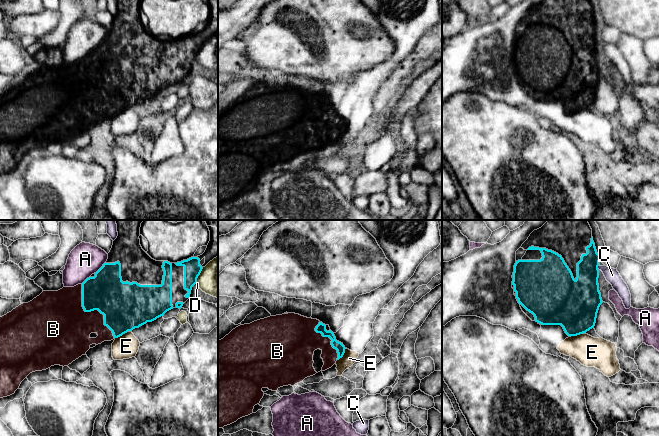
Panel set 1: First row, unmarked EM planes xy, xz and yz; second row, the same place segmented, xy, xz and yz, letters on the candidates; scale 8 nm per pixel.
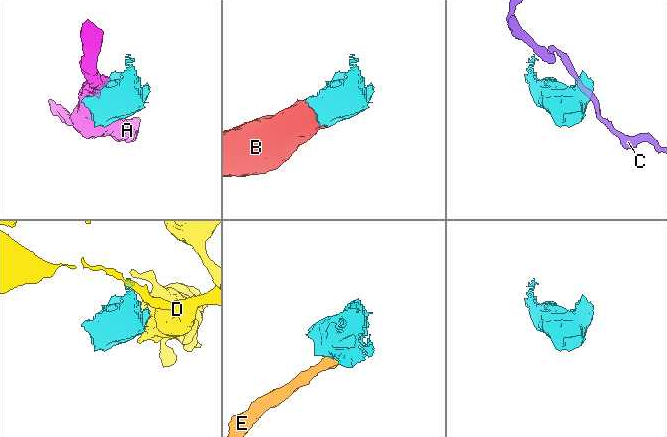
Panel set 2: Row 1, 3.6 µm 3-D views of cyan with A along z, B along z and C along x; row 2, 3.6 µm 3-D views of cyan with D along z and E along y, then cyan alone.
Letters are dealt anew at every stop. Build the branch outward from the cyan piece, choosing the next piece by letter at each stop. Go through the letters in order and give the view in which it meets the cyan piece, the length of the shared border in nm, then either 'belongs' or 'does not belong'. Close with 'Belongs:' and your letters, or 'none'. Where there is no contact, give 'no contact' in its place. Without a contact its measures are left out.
A: contact in xy; length 120 nm; does not belong
B: contact in xy; length 500 nm; belongs
C: contact in yz; length 40 nm; does not belong
D: contact in xy; length 150 nm; does not belong
E: contact in xz; length 130 nm; does not belong
Belongs: B

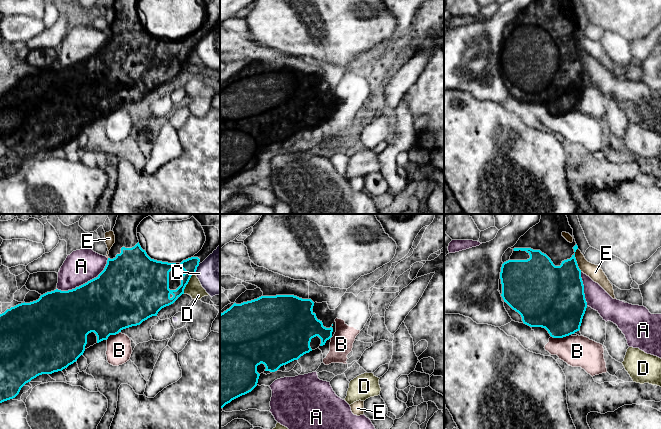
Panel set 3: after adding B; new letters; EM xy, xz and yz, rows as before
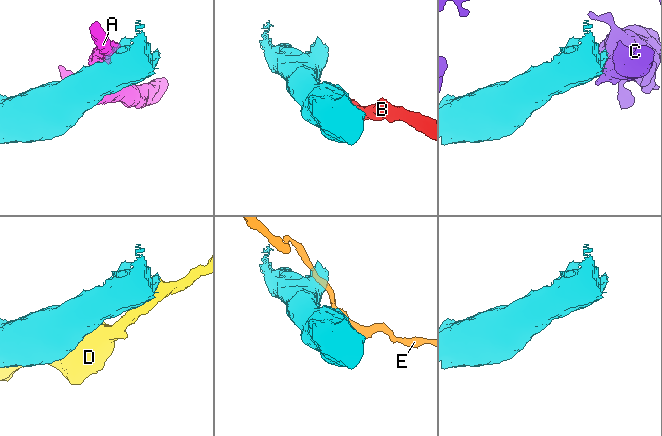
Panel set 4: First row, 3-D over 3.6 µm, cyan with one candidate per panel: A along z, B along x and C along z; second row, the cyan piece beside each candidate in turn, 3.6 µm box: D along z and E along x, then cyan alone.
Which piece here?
A: contact in xy; length 480 nm; does not belong
B: contact in yz; length 160 nm; does not belong
C: contact in xy; length 90 nm; does not belong
D: contact in xy; length 190 nm; does not belong
E: contact in yz; length 190 nm; does not belong
Belongs: none

